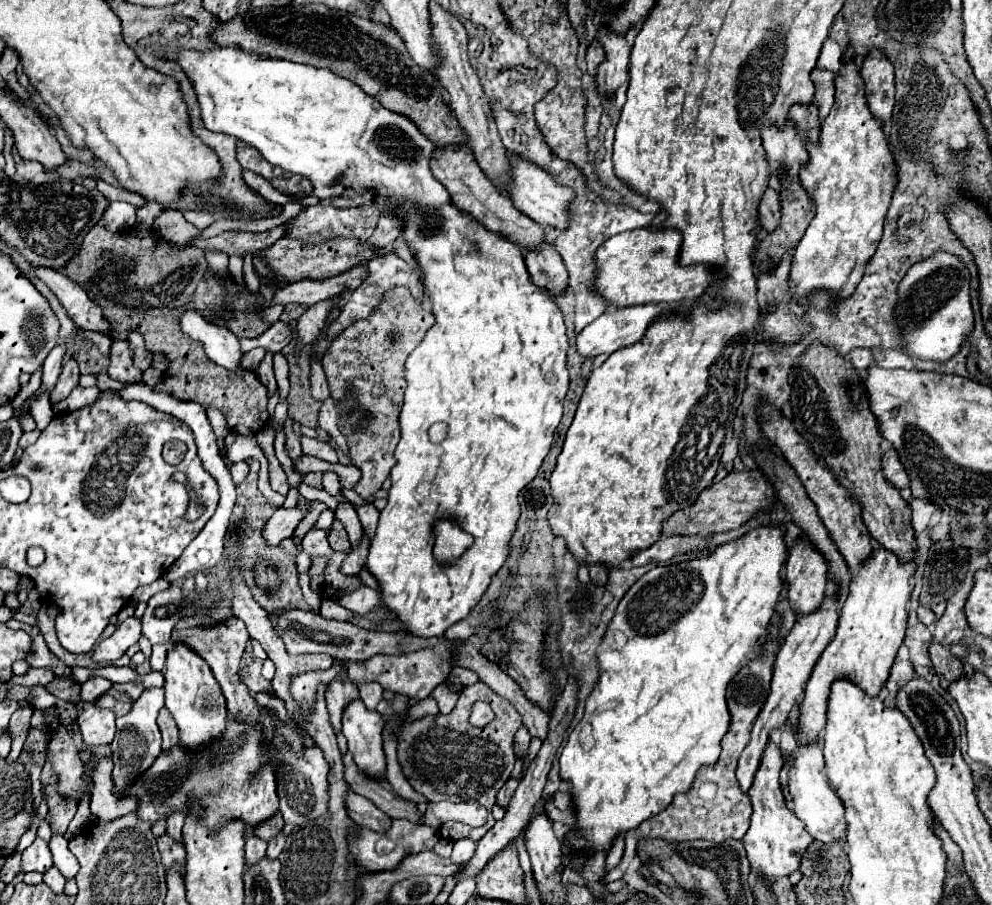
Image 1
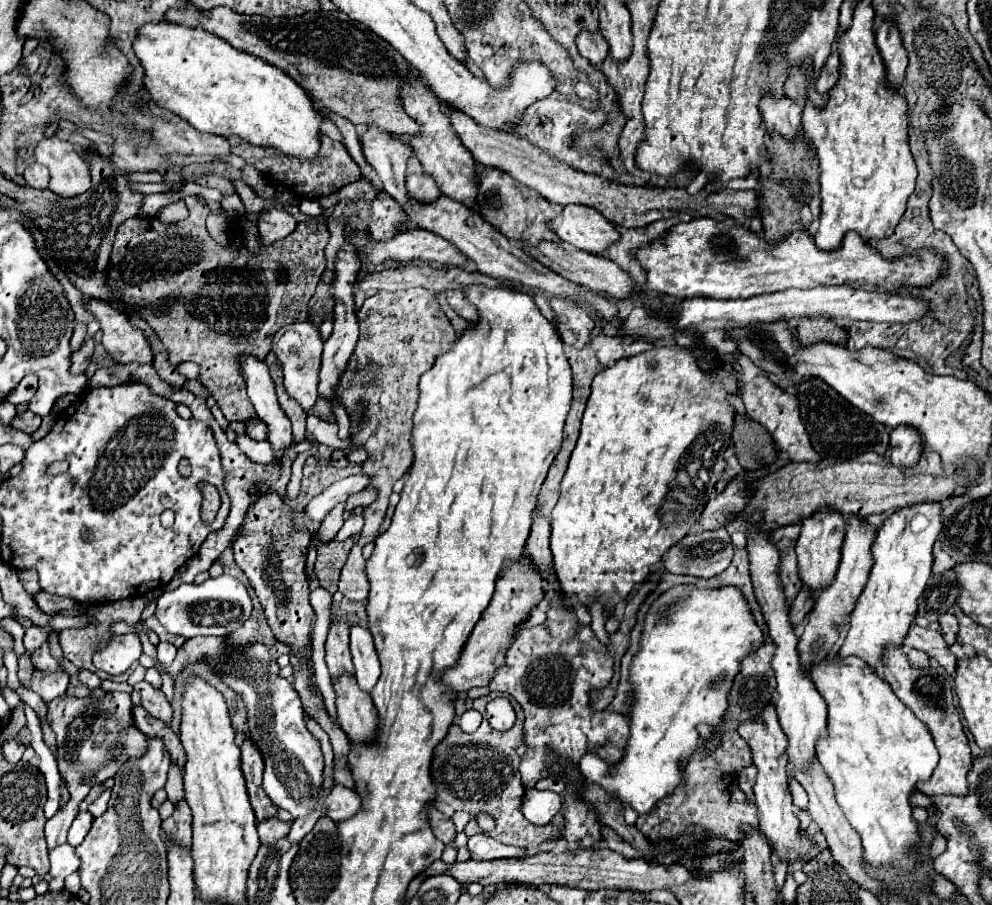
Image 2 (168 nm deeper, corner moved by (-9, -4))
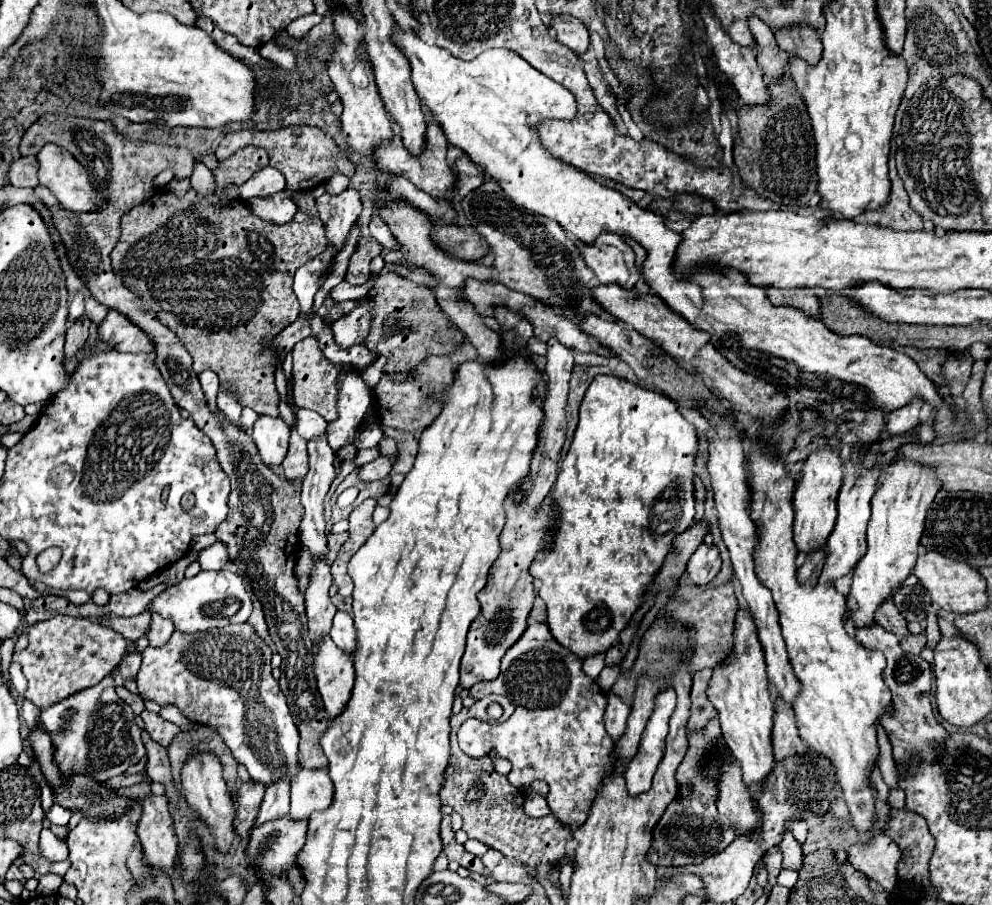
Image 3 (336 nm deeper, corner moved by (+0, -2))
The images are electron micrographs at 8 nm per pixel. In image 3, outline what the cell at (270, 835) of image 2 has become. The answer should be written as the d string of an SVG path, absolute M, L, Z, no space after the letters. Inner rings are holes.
M285 777L285 781L275 781L273 785L267 785L261 811L257 817L257 825L263 825L269 819L289 813L289 783L291 779Z

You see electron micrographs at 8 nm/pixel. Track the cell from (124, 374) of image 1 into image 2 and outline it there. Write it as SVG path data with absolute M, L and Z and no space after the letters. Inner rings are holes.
M88 299L86 309L94 315L102 329L102 345L120 365L148 365L152 363L152 349L144 333L130 323L130 319L114 309L108 301Z

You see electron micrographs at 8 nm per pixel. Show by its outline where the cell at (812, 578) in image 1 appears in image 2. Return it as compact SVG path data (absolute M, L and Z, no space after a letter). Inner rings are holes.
M822 509L822 511L814 513L812 517L802 519L802 533L796 541L798 575L800 575L802 583L814 595L824 591L834 581L838 563L840 563L840 549L842 549L842 543L844 543L844 529L846 529L844 517L836 511L830 511L830 509Z

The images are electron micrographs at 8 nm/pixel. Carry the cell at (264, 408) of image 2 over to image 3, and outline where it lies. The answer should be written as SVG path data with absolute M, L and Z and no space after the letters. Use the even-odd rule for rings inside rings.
M261 415L253 425L253 439L267 467L279 467L289 449L289 425L281 417Z

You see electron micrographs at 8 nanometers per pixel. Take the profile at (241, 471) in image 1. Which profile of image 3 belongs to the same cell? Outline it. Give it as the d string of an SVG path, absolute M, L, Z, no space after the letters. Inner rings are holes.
M207 369L207 371L203 371L198 378L199 381L201 381L201 387L203 387L205 395L207 395L207 399L209 399L209 405L211 405L211 409L215 411L215 409L217 409L215 397L217 397L217 389L219 389L219 377L217 377L217 373Z

